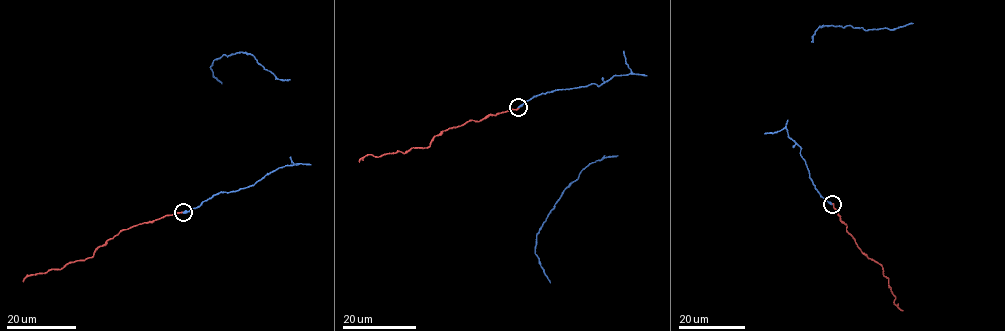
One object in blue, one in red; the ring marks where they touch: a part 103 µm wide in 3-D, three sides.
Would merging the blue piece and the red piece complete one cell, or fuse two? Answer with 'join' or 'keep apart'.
join

